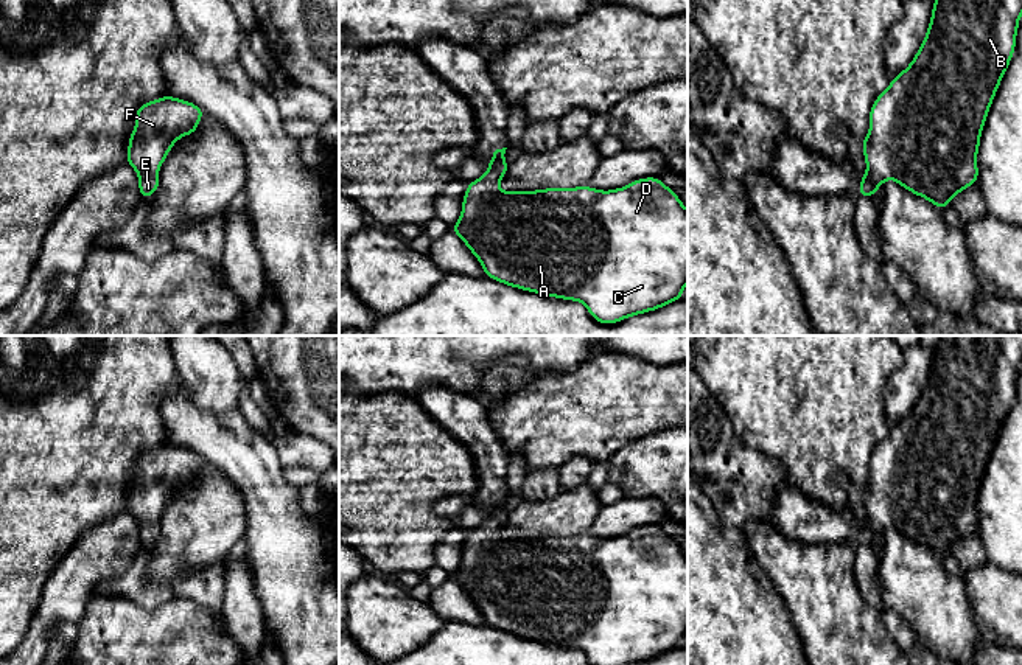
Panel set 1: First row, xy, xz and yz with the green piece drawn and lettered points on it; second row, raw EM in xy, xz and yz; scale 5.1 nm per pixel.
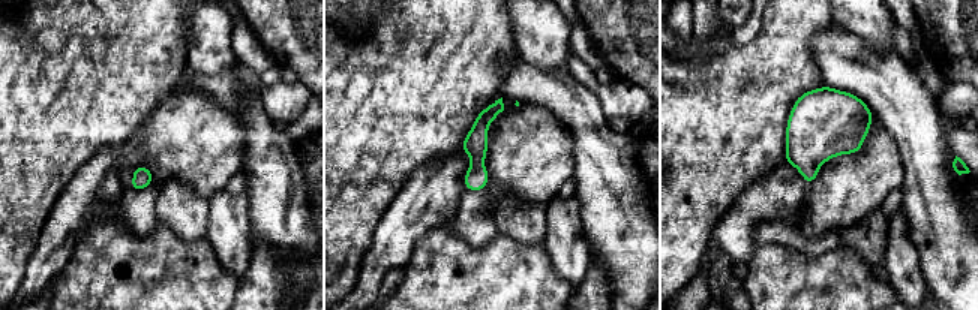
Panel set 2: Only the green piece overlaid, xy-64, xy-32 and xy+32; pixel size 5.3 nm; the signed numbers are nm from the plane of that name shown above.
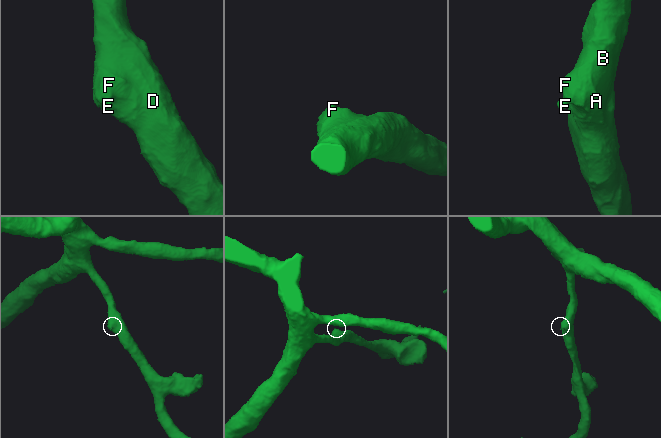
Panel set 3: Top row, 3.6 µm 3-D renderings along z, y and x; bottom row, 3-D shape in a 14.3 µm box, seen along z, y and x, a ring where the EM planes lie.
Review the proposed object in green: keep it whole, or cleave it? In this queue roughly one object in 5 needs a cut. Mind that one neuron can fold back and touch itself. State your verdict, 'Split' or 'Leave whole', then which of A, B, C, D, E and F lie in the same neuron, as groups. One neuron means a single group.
Leave whole. Groups: A B C D E F

